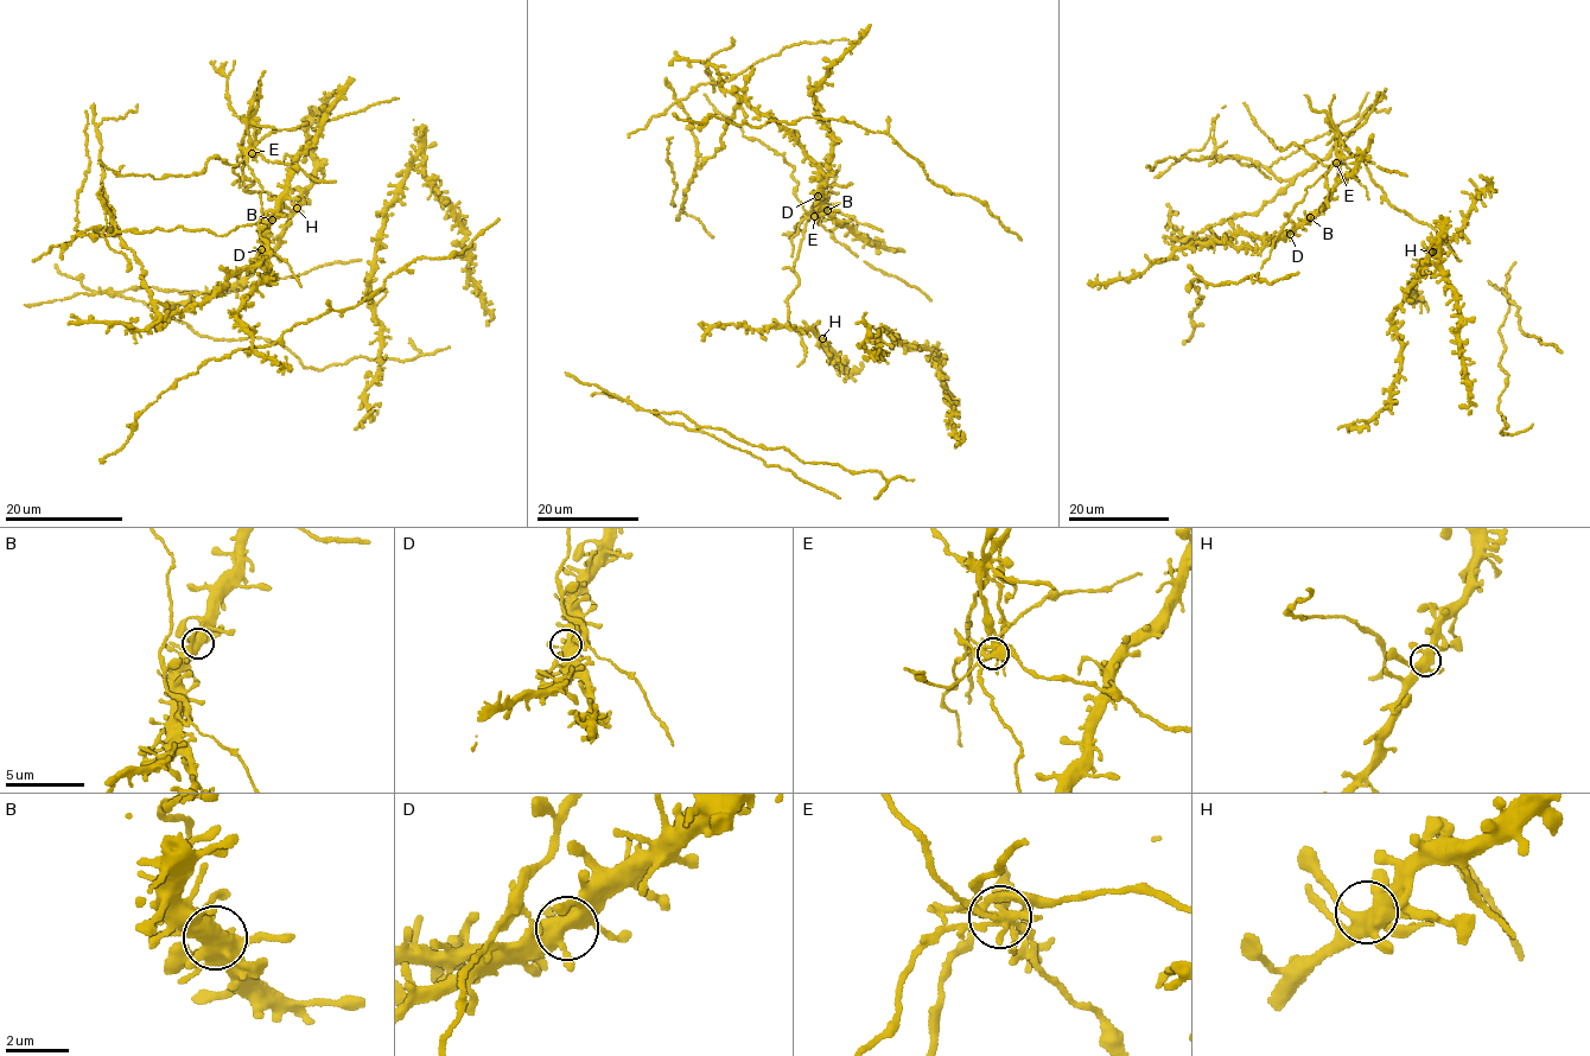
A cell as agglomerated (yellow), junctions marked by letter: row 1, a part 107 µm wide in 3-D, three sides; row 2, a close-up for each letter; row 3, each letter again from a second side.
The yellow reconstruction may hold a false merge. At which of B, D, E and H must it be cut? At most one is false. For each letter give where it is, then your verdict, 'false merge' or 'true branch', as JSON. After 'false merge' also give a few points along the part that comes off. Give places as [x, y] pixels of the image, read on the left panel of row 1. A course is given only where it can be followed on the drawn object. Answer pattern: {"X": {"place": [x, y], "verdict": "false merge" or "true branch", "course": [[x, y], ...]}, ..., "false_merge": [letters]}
{"B": {"place": [272, 220], "verdict": "true branch"}, "D": {"place": [261, 249], "verdict": "true branch"}, "E": {"place": [252, 153], "verdict": "false merge"}, "H": {"place": [297, 208], "verdict": "true branch"}, "false_merge": ["E"]}

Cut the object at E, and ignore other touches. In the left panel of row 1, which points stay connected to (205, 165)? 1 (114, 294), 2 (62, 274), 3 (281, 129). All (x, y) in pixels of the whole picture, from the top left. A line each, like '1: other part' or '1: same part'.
1: same part
2: same part
3: same part

